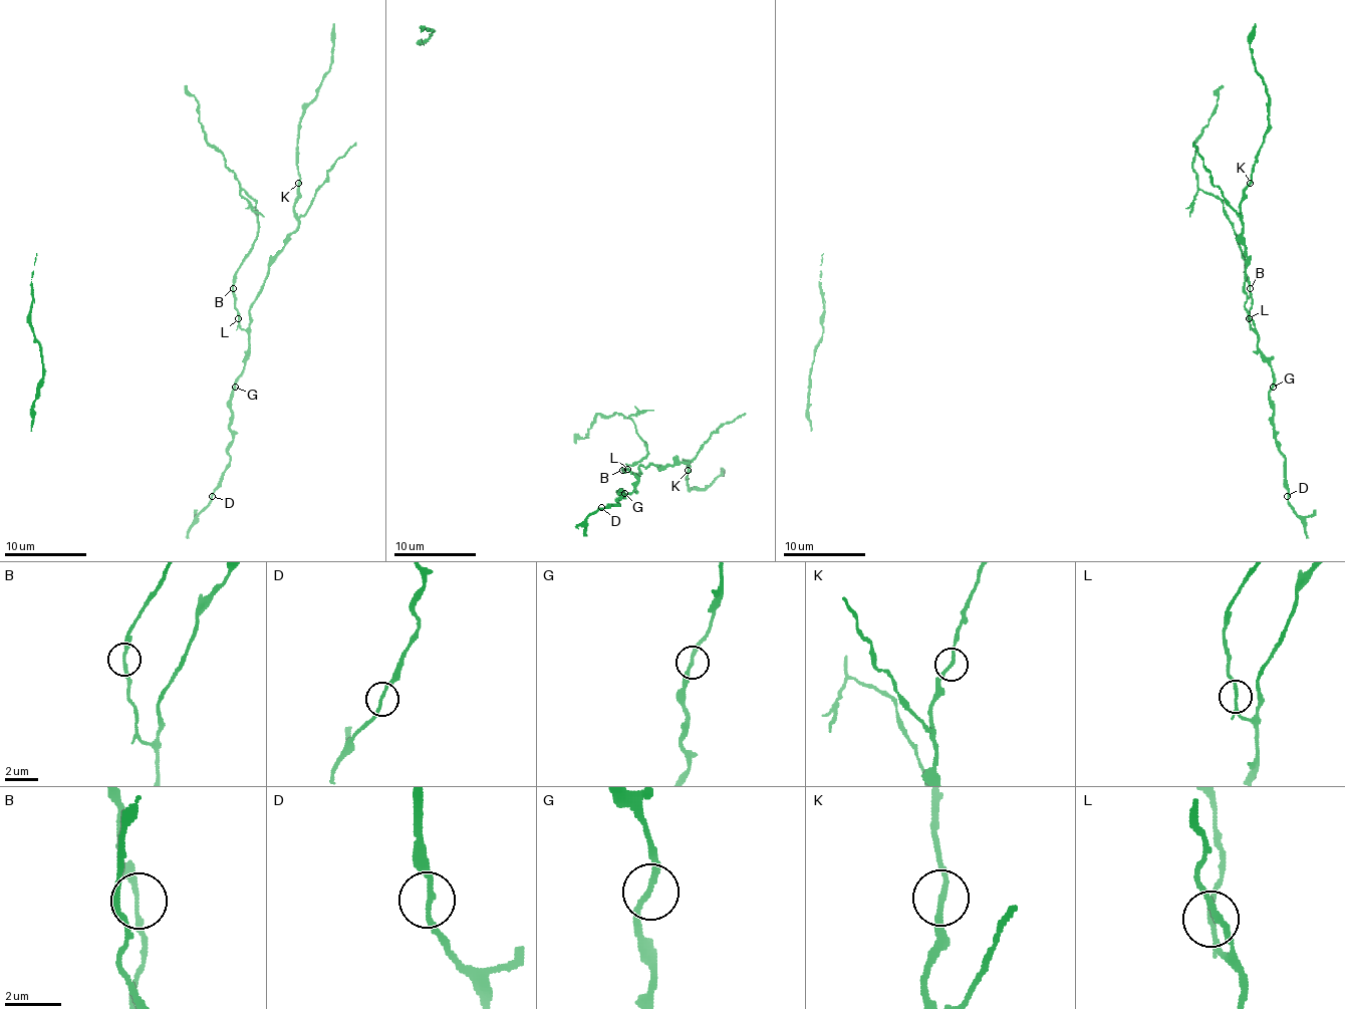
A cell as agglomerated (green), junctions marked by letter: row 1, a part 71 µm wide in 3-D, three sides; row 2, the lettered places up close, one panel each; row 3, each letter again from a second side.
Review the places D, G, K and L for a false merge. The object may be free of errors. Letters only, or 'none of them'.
L

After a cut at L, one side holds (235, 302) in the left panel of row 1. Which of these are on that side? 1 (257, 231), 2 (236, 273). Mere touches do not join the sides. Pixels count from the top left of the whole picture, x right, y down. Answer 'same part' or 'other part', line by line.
1: same part
2: same part

